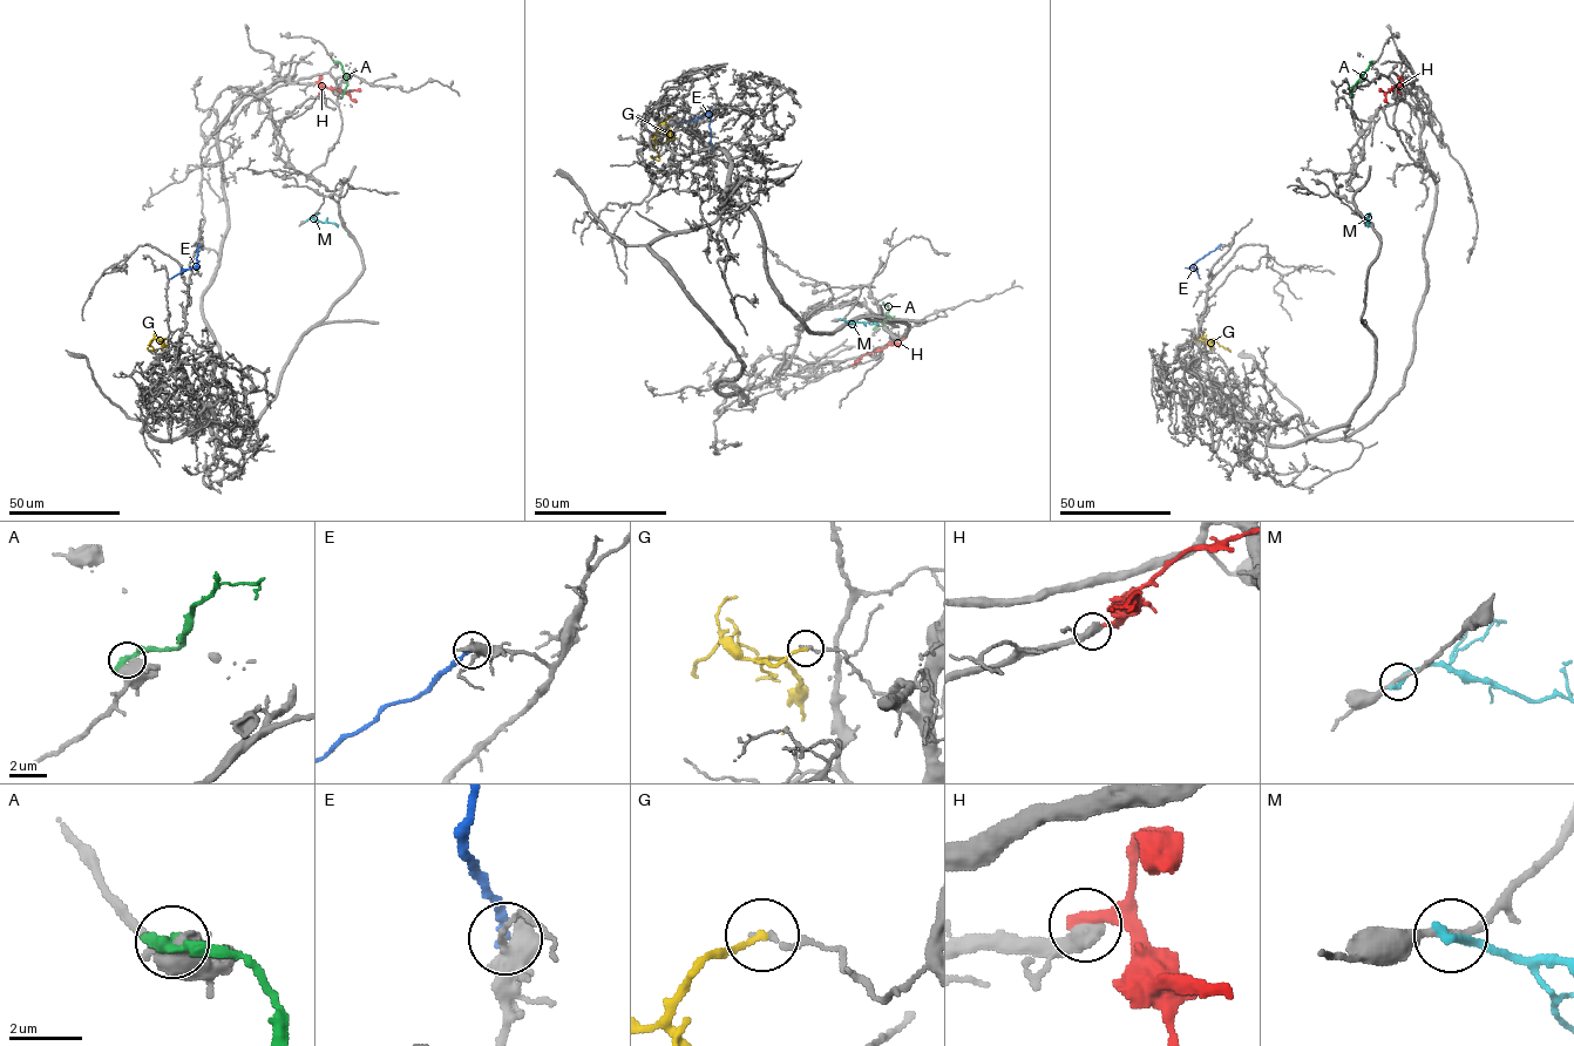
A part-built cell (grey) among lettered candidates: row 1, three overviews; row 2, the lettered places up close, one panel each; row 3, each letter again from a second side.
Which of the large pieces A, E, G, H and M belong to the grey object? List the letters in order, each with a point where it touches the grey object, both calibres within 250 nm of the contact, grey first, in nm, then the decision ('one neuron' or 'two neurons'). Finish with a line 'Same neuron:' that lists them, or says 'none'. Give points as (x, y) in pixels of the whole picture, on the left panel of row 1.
A: (336, 61) | 600/420 nm | two neurons
E: (199, 245) | 440/240 nm | two neurons
G: (164, 338) | 170/170 nm | two neurons
H: (317, 82) | 550/380 nm | two neurons
M: (306, 221) | 200/320 nm | two neurons
Same neuron: none

